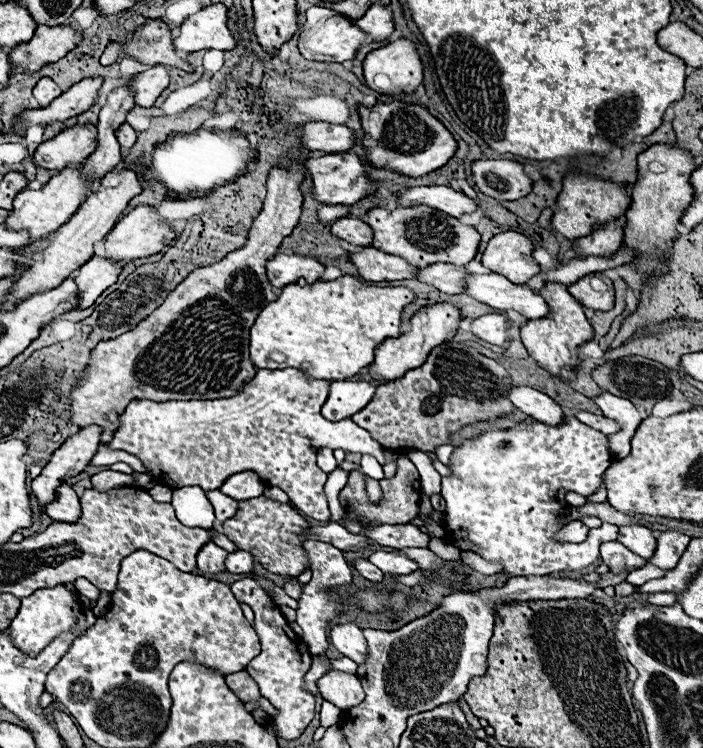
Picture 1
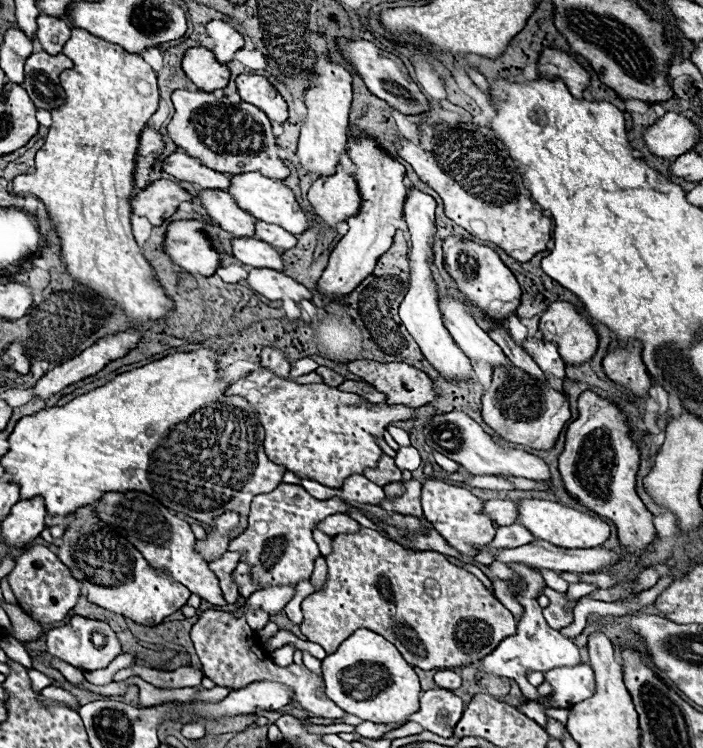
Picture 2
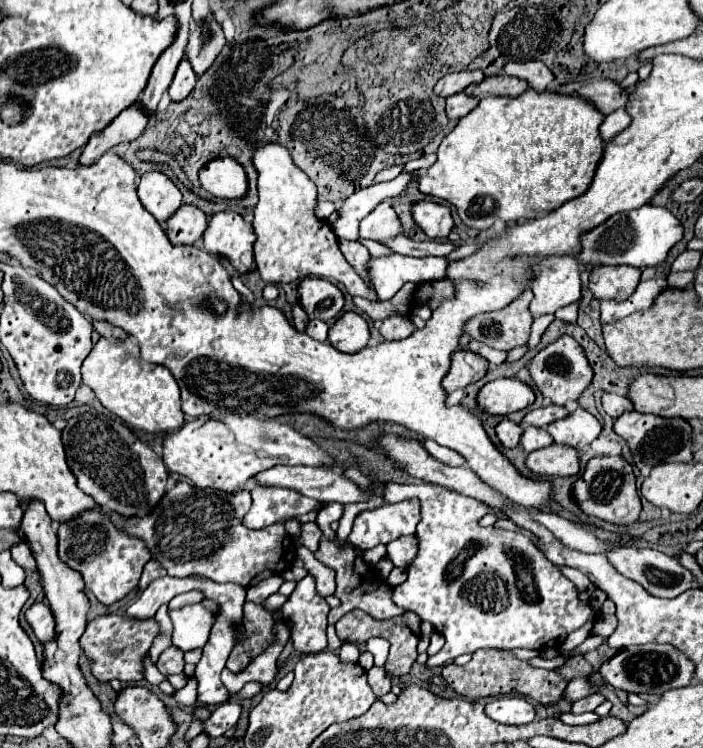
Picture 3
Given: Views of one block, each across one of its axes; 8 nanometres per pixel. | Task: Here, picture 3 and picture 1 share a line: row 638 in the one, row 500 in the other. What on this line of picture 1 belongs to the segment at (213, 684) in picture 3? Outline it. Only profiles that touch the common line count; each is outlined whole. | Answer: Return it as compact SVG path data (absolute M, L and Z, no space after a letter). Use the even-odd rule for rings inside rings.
M206 490L206 498L210 500L210 504L214 506L216 512L216 522L224 522L230 516L234 516L234 512L238 510L238 502L224 496L220 490Z

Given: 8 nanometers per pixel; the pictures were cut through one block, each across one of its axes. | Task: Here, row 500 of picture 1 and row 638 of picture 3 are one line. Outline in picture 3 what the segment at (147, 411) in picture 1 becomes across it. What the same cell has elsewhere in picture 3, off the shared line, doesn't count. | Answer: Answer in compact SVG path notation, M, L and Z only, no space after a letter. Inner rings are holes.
M306 576L298 582L296 590L282 606L284 620L294 624L290 634L294 648L304 654L322 652L328 646L326 626L328 626L328 602L316 594L314 578Z

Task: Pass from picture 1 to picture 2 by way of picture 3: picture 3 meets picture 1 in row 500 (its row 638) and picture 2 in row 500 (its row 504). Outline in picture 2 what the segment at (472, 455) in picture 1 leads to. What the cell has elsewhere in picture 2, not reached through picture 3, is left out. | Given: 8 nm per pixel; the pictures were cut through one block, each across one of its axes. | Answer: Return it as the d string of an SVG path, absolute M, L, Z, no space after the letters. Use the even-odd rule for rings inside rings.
M428 478L422 484L422 508L426 520L434 524L446 544L452 544L452 548L464 556L476 556L478 548L482 548L482 544L492 542L496 534L496 526L492 524L492 520L488 520L484 512L484 500L476 498L466 488L450 486L438 478Z

